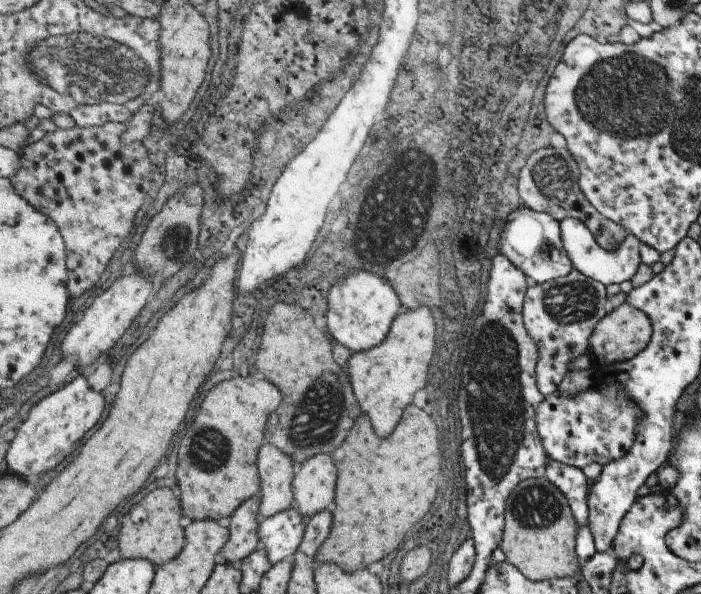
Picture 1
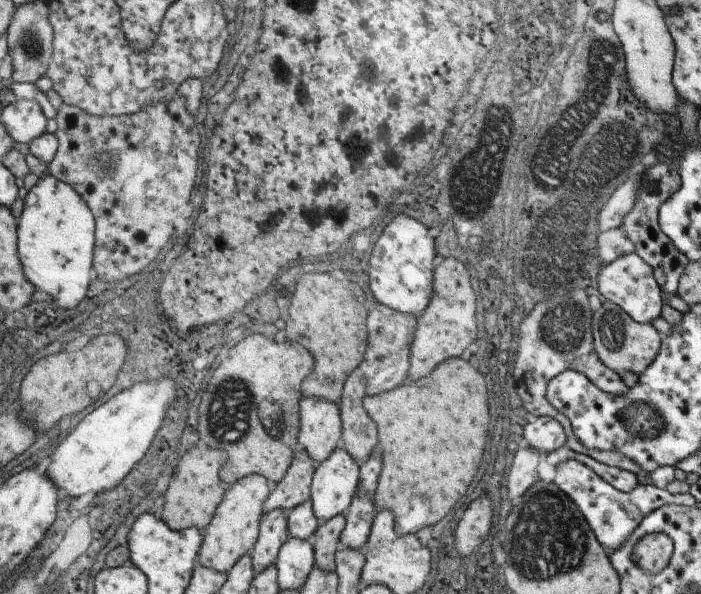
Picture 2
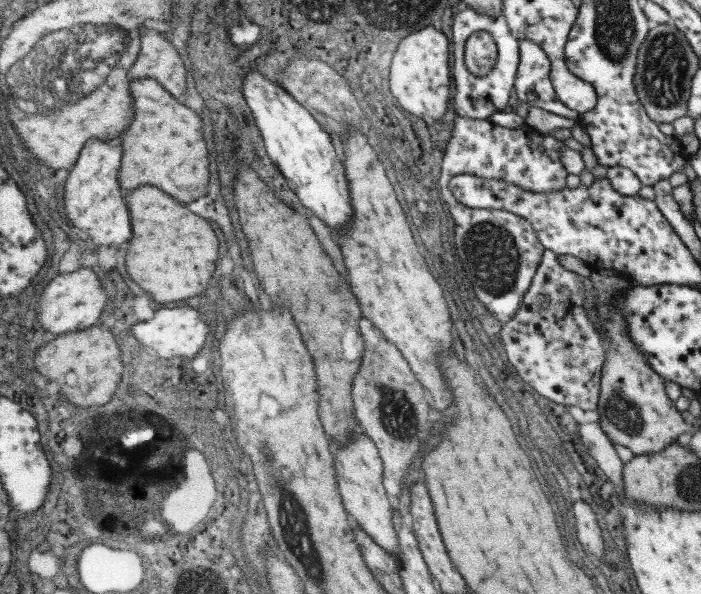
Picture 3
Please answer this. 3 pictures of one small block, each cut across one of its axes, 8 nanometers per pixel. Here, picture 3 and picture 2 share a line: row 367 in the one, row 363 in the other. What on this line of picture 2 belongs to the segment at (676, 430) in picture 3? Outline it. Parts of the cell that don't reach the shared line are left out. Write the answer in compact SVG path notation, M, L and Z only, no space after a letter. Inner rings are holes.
M607 300L591 316L591 334L593 334L593 348L599 360L617 374L623 370L641 374L655 360L657 350L661 346L661 336L651 328L651 324L639 324L631 320L621 308L617 308L613 302Z

